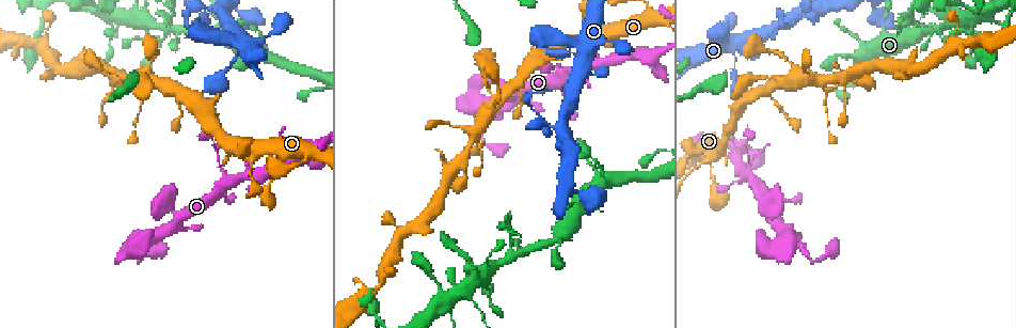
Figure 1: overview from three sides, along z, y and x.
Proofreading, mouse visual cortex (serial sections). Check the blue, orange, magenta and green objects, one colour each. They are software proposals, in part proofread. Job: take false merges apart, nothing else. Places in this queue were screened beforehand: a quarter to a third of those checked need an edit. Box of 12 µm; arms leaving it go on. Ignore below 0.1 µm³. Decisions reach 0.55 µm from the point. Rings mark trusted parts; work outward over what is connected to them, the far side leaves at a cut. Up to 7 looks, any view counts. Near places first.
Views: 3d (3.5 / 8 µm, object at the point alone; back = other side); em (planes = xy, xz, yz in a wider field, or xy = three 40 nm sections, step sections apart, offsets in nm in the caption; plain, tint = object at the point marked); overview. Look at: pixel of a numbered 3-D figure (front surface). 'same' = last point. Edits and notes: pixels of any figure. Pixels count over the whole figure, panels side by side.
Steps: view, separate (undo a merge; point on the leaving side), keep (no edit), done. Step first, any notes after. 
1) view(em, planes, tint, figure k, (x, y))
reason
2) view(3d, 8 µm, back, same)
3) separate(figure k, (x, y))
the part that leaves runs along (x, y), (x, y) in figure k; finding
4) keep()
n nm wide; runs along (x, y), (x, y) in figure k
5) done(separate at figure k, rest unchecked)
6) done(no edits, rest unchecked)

view(3d, 8 µm, back, figure 1, (544, 38))
abrupt turn

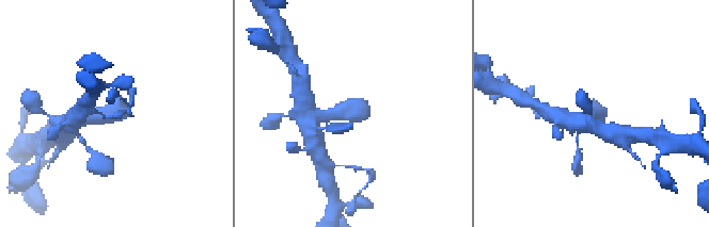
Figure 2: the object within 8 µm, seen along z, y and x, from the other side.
view(em, planes, tint, figure 2, (114, 110))

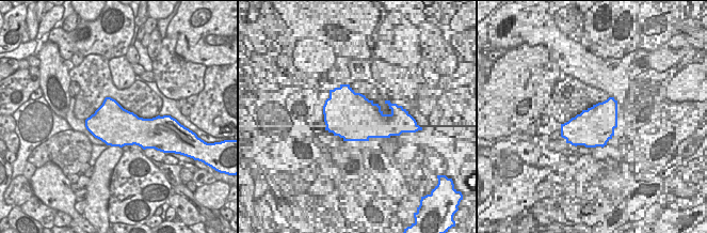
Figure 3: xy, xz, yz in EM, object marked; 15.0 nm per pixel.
keep()
runs along (83, 119), (109, 115), (121, 95) in figure 2; continuous, no second cell

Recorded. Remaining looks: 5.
view(3d, 8 µm, back, figure 1, (141, 17))
abrupt turn

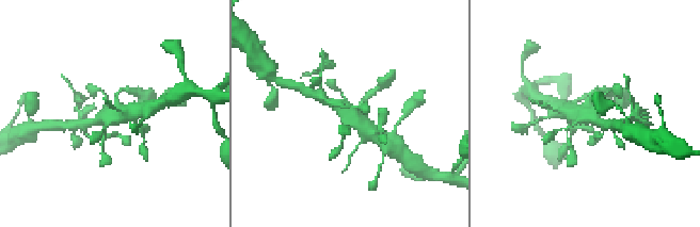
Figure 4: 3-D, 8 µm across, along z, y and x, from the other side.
view(em, planes, tint, figure 4, (587, 115))

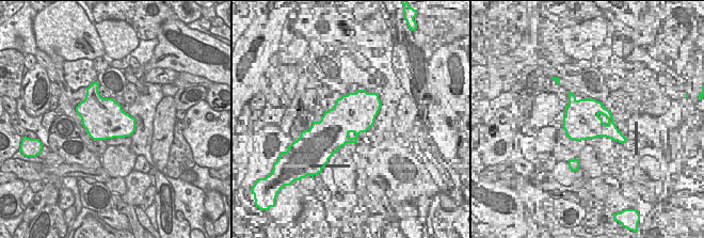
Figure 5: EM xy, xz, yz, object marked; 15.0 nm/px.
keep()
runs along (329, 101), (349, 112), (379, 139) in figure 4; all the same cell

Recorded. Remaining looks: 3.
view(3d, 3.5 µm, back, figure 1, (511, 228))
abrupt turn

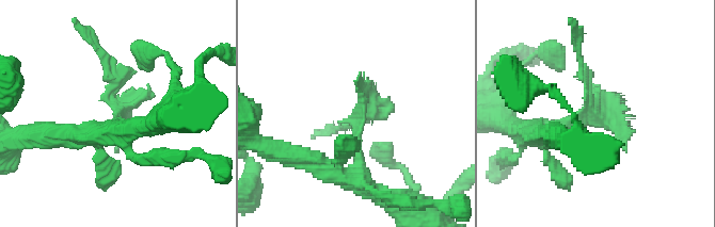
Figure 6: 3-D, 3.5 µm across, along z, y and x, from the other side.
view(em, xy, step 1, tint, figure 6, (353, 117))
shape alone is not enough

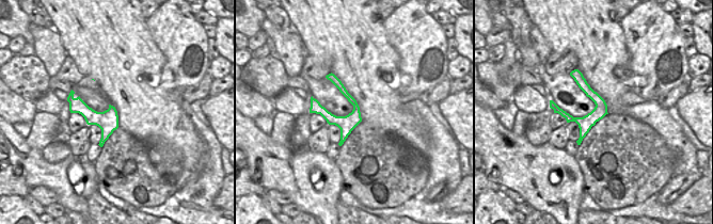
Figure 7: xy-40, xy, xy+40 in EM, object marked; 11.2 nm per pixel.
keep()
runs along (527, 131), (590, 104), (574, 49) in figure 6; one cell here

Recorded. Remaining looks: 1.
done(no edits, rest unchecked)

